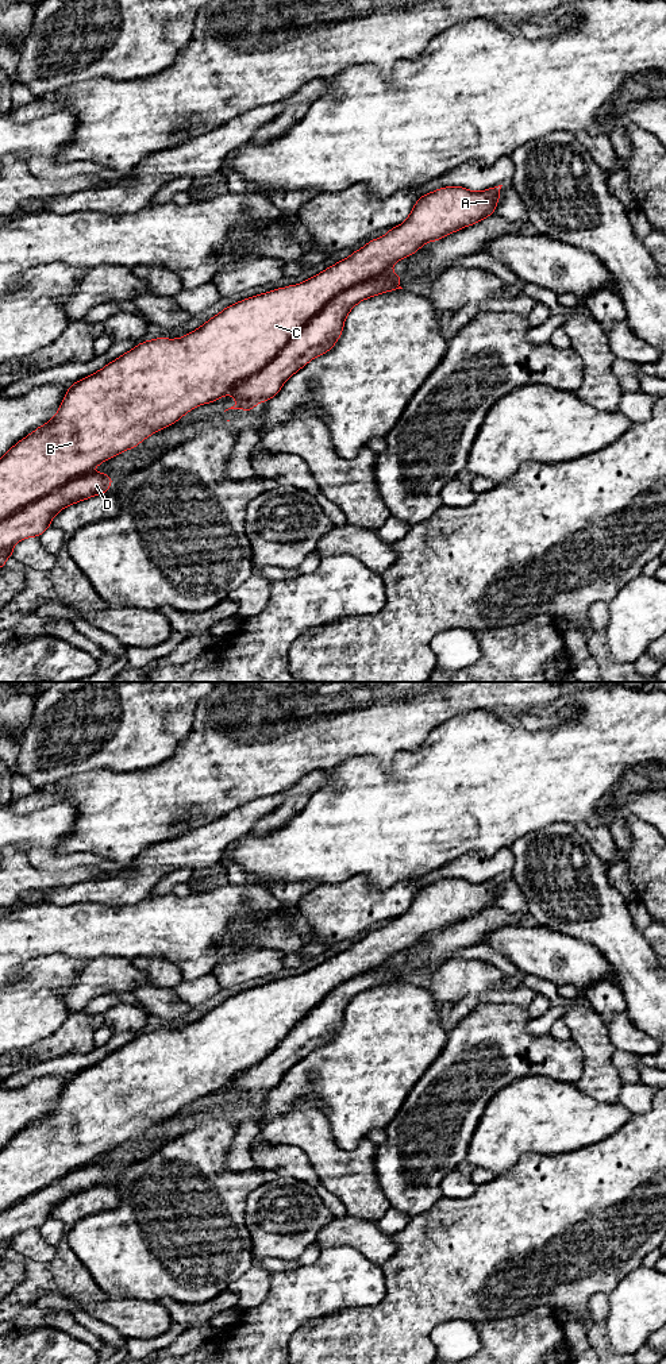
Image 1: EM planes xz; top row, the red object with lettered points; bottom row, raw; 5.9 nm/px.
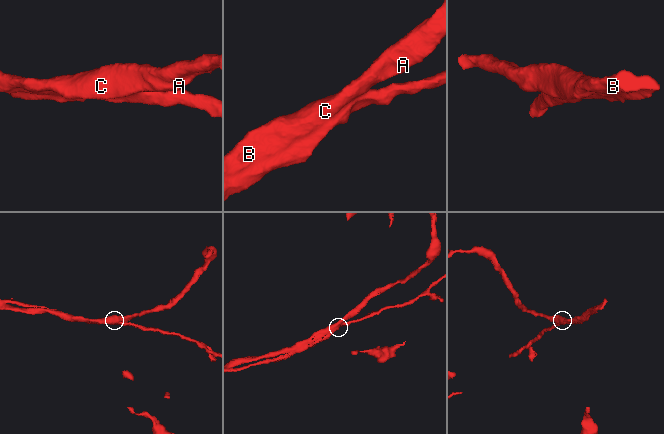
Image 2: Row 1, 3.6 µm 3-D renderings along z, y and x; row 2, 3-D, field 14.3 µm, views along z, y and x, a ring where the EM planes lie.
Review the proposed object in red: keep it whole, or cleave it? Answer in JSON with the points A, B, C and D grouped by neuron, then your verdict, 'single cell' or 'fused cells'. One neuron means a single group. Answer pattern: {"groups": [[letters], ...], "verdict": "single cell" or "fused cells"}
{"groups": [["A", "B", "C"], ["D"]], "verdict": "fused cells"}

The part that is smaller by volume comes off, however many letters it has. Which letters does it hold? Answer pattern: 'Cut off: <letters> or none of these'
Cut off: D

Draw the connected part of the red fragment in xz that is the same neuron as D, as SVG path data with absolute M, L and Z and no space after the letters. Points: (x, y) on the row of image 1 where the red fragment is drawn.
M104 473L84 474L0 520L0 569L12 556L18 542L31 536L39 537L51 527L50 523L59 510L108 492L112 482Z

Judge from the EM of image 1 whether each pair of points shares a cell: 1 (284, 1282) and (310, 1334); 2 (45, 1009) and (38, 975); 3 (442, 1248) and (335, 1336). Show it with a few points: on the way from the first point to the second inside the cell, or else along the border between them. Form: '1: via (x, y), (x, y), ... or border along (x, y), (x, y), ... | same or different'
1: border along (334, 1313), (304, 1321), (293, 1332), (287, 1349) | different
2: via (39, 1001), (39, 983) | same
3: via (420, 1276), (364, 1333) | same

